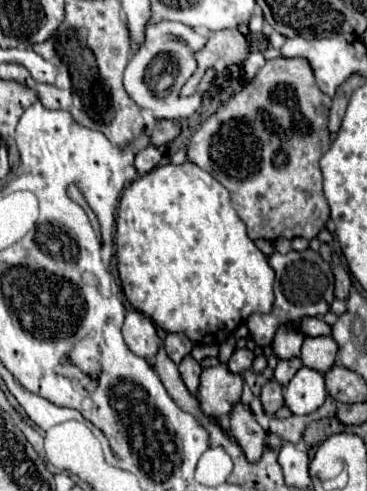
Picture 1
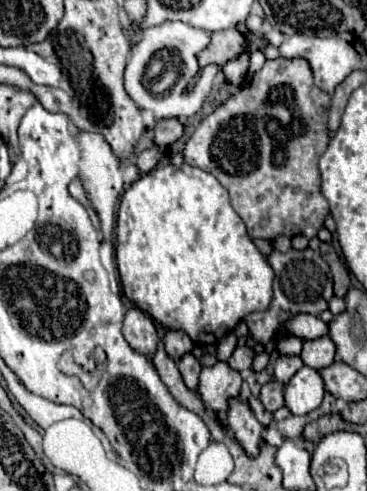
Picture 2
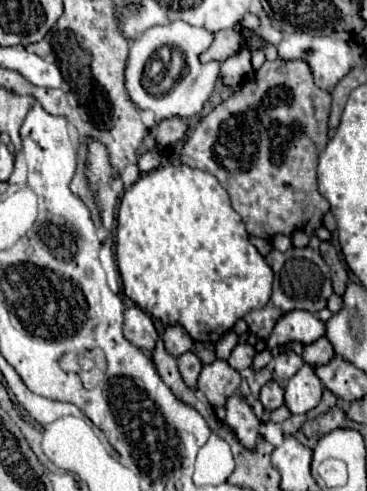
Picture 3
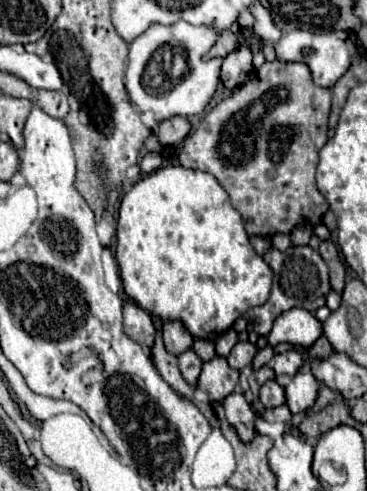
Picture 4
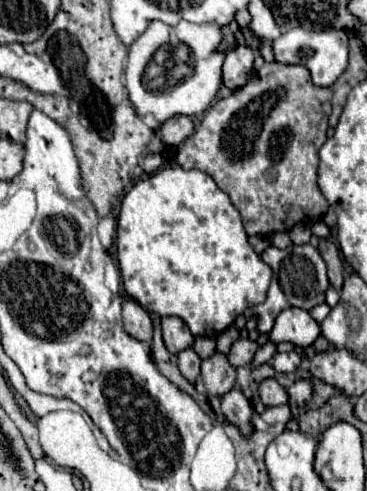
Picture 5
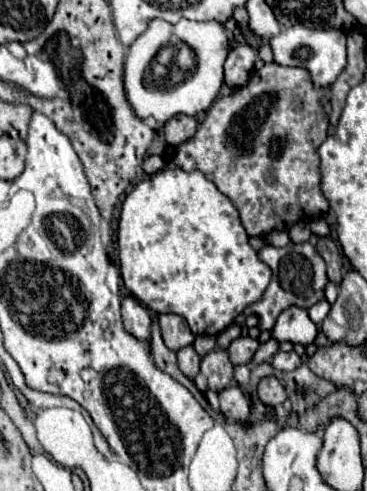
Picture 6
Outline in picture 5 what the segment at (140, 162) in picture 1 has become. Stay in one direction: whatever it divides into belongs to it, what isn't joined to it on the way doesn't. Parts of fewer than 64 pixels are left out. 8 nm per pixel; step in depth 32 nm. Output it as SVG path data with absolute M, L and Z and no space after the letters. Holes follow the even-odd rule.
M148 154L148 156L144 158L144 162L142 162L142 170L144 170L146 174L152 174L152 172L160 170L162 166L164 166L164 160L162 160L160 154Z

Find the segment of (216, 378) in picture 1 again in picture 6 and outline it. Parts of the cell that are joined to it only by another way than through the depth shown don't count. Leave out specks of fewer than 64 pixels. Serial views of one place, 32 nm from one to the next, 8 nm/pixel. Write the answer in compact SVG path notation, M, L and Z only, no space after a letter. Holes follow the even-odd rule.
M214 348L208 352L200 362L200 370L206 374L208 388L214 392L228 388L234 380L234 366L228 360L228 352L224 348Z

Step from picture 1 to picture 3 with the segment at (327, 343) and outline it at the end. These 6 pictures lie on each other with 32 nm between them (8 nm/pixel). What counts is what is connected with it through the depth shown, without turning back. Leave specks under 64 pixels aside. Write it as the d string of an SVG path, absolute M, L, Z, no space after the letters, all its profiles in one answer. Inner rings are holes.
M326 336L304 346L304 352L302 352L302 358L308 364L324 364L324 360L330 360L332 356L334 356L334 348Z

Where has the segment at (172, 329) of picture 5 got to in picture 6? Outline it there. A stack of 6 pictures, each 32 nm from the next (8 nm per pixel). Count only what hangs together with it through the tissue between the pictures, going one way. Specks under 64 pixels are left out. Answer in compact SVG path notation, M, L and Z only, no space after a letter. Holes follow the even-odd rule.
M160 314L160 330L162 330L162 338L168 344L170 350L178 352L180 348L188 346L194 342L194 334L188 328L188 322L178 316L178 314Z

